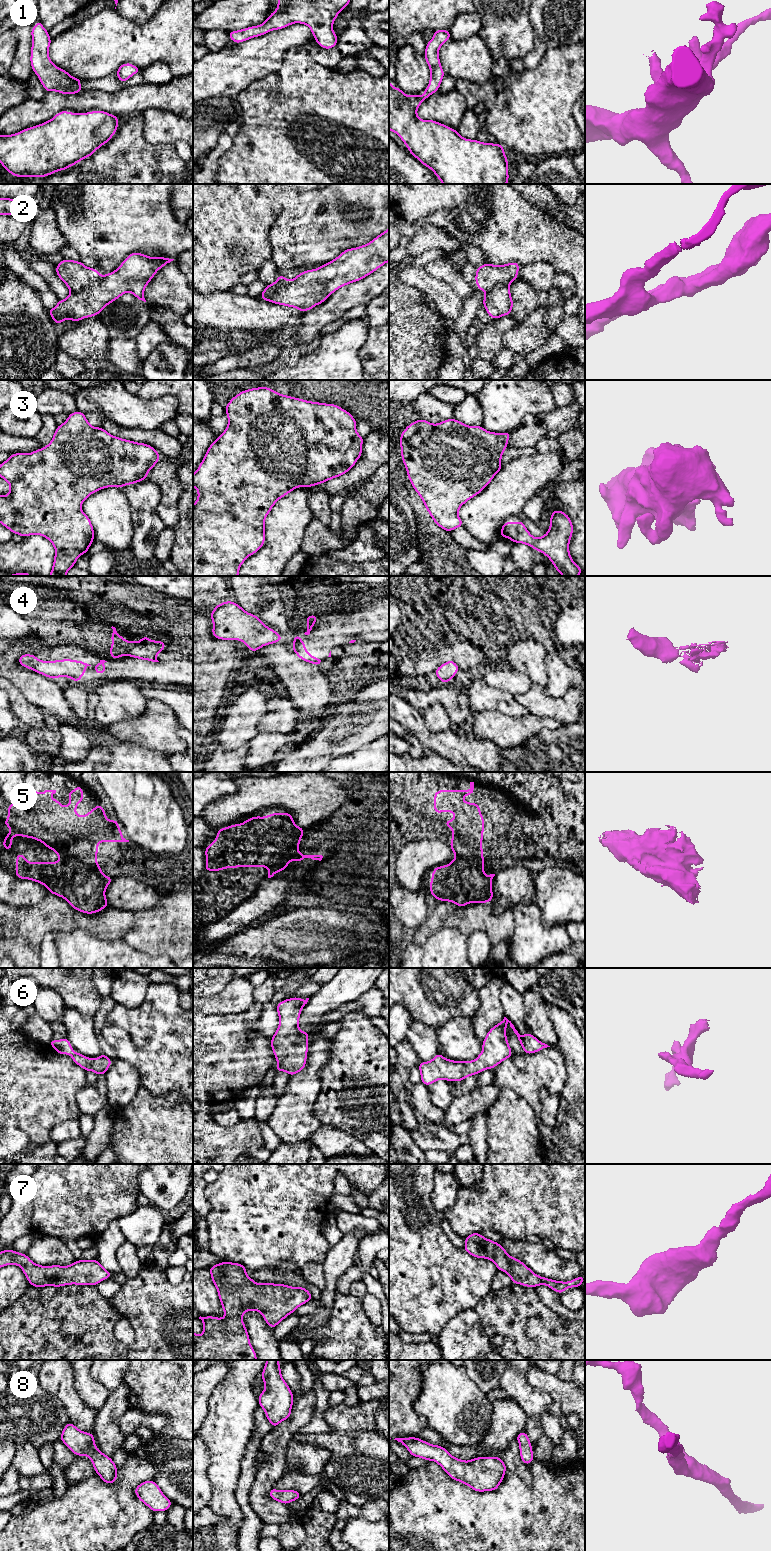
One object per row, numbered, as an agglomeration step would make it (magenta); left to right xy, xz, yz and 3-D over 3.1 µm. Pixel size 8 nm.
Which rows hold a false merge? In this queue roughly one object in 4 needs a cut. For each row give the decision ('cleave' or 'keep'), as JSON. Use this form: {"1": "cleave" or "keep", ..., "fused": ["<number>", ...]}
{"1": "keep", "2": "cleave", "3": "keep", "4": "keep", "5": "keep", "6": "keep", "7": "keep", "8": "keep", "fused": ["2"]}

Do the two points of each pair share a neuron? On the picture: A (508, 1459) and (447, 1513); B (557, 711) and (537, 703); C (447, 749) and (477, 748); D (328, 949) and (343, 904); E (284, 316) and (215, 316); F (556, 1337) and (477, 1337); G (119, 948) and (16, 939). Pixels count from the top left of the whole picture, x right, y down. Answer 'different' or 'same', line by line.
A: different
B: same
C: same
D: different
E: same
F: different
G: different

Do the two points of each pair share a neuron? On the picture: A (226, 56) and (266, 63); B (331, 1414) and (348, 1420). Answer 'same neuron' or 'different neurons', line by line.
A: same neuron
B: same neuron

